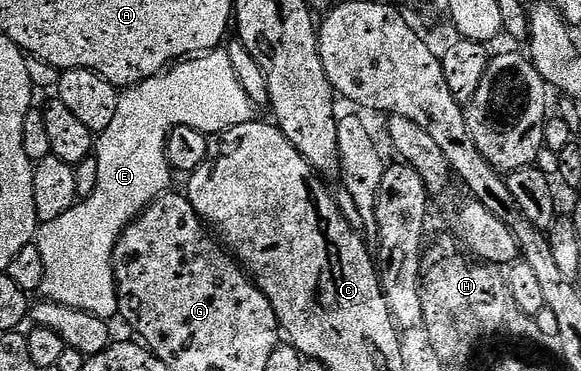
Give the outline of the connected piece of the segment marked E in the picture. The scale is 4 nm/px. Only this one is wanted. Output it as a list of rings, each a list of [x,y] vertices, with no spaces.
[[[223,48],[188,58],[155,78],[124,89],[119,96],[113,124],[98,135],[95,143],[93,156],[98,167],[96,191],[88,199],[76,202],[72,210],[65,212],[65,216],[42,223],[37,231],[37,245],[45,268],[42,297],[98,318],[114,319],[119,313],[119,290],[115,287],[115,245],[148,206],[172,189],[173,169],[167,158],[167,139],[171,133],[187,126],[206,136],[222,136],[226,130],[249,124],[256,114],[256,107],[252,106],[249,96],[245,96],[245,88],[241,88],[241,80],[237,80],[237,72],[233,72],[233,60],[229,60]]]

